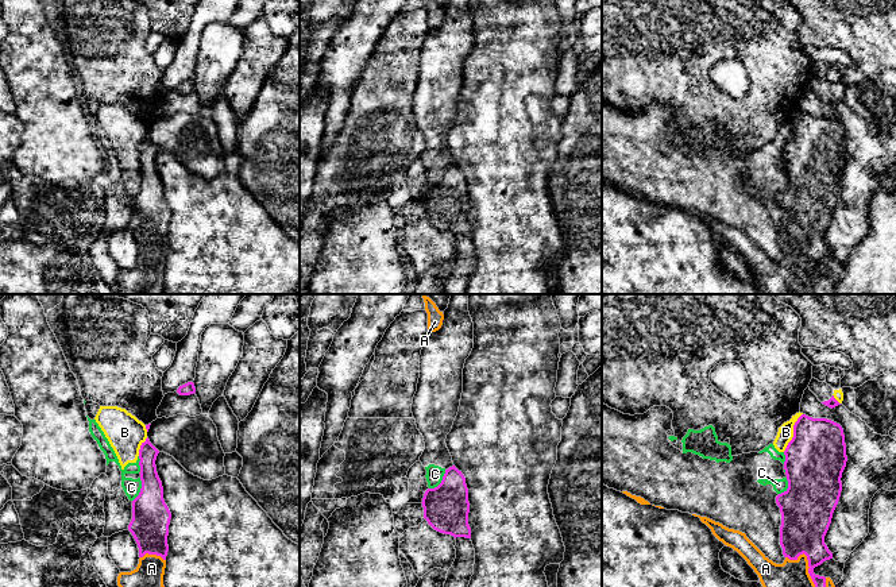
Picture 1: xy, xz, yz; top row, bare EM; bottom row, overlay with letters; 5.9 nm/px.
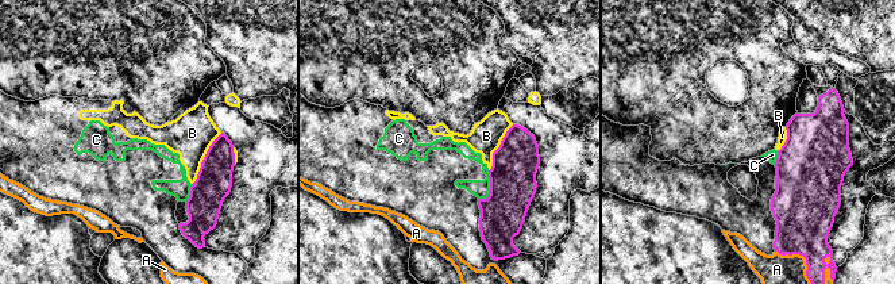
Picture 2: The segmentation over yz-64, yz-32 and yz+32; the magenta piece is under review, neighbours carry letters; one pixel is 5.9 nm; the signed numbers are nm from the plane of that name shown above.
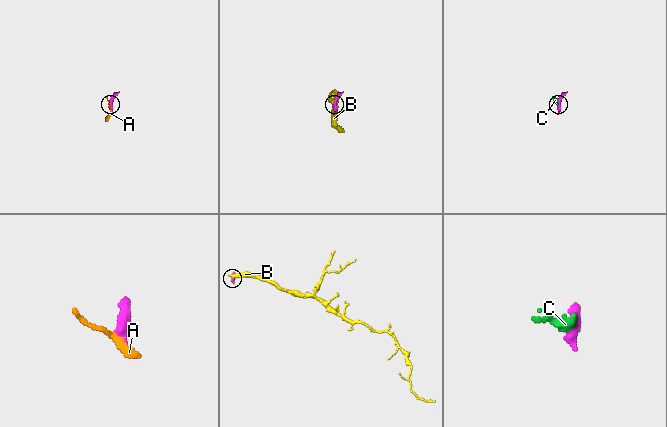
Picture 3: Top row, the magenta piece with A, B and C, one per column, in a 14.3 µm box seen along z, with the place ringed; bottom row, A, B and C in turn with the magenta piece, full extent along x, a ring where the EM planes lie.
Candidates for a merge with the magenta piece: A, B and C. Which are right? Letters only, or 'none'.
A

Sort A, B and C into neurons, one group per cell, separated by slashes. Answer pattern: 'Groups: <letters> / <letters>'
Groups: A / B C

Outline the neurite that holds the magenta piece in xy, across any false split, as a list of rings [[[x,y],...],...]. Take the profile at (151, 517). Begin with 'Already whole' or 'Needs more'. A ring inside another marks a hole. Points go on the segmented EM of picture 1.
Needs more. [[[147,437],[139,449],[142,488],[132,501],[132,520],[128,525],[140,559],[134,571],[119,574],[119,587],[165,587],[171,513],[165,503],[162,482],[157,472],[158,453],[159,451]]]

